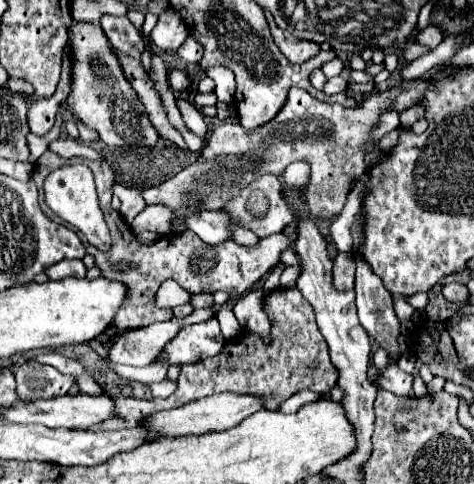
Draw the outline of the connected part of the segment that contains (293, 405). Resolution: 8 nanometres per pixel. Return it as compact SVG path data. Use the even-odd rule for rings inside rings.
M304 389L282 402L278 408L278 411L284 414L294 413L305 403L316 401L320 397L321 395L318 393L315 393L309 389Z

